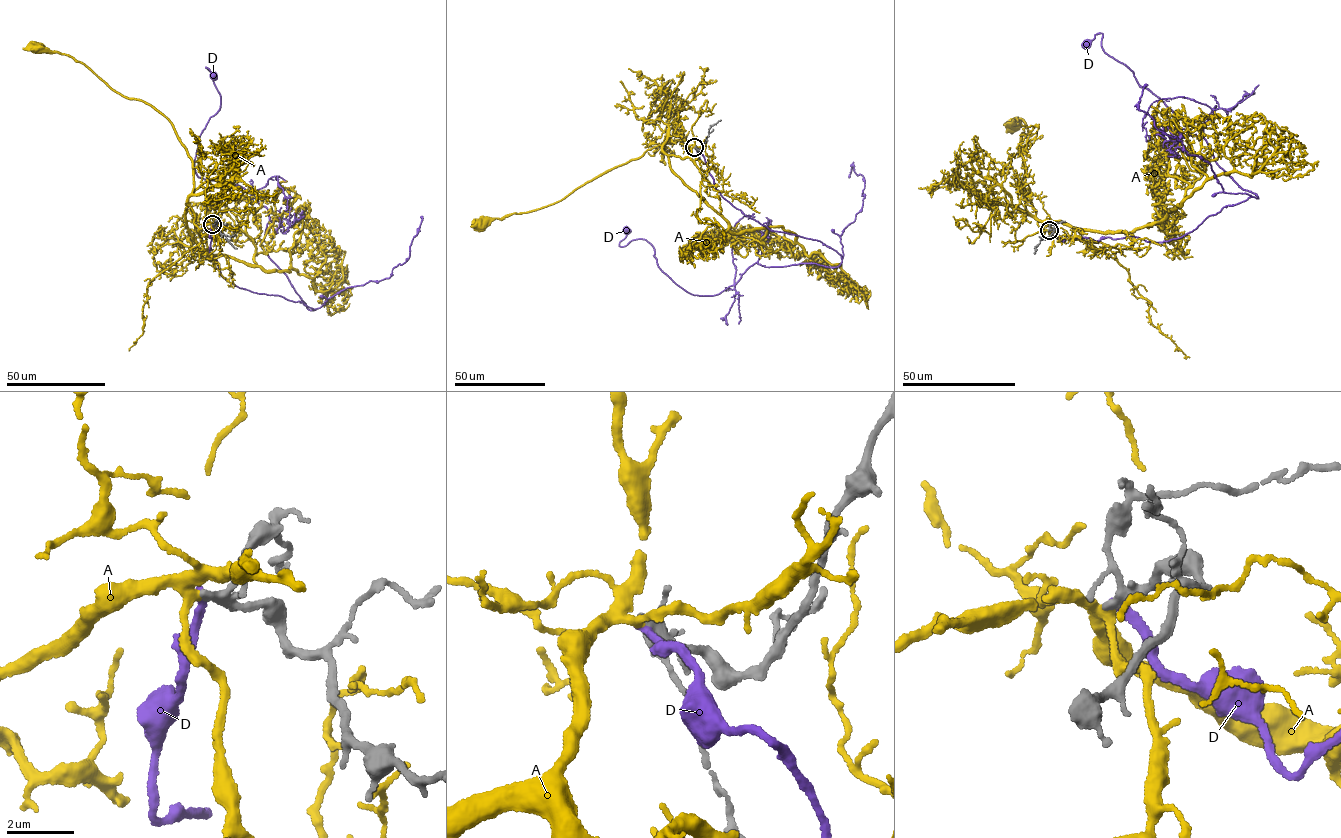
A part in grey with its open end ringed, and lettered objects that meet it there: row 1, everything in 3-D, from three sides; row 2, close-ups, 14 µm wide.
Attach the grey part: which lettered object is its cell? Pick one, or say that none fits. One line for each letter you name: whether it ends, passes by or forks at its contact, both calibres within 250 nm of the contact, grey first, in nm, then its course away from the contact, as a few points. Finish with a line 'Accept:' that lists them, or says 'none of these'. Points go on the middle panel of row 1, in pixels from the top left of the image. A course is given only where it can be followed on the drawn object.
A: It forks there. Thickness 220 nm (grey) against 220 nm. Its course: (694, 147), (682, 159), (659, 145), (558, 201), (483, 224)
Accept: A

